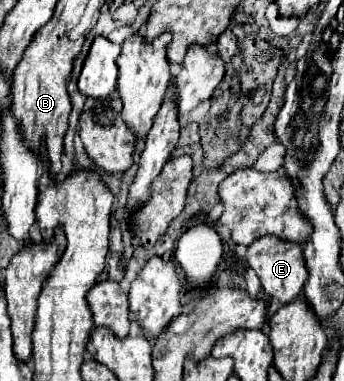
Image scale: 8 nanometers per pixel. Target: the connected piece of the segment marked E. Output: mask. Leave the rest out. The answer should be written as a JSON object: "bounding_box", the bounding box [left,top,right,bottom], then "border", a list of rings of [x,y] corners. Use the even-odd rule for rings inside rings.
{"bounding_box":[245,238,307,304],"border":[[[259,238],[257,242],[253,242],[247,248],[245,262],[259,276],[263,290],[273,300],[277,300],[279,304],[287,304],[287,302],[291,302],[293,298],[297,298],[303,292],[303,286],[305,286],[305,280],[307,280],[307,270],[305,270],[303,252],[301,252],[299,244],[281,242],[277,238]]]}

